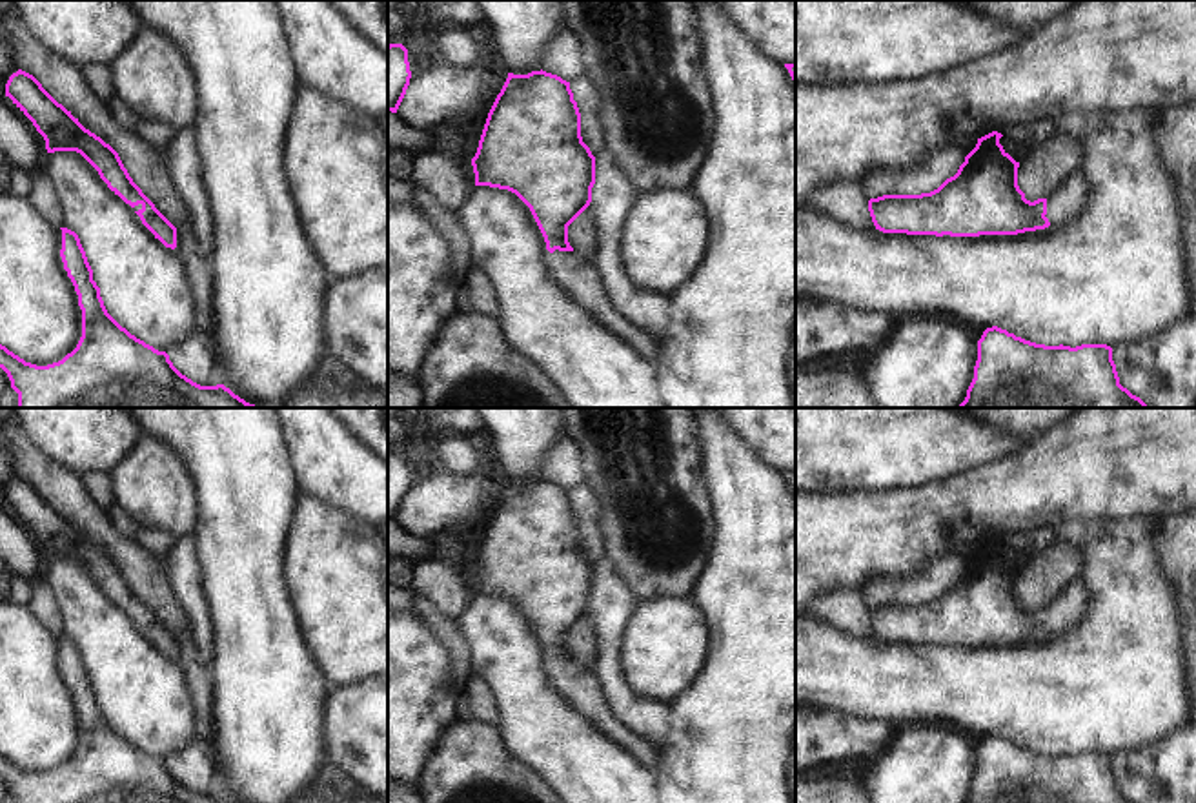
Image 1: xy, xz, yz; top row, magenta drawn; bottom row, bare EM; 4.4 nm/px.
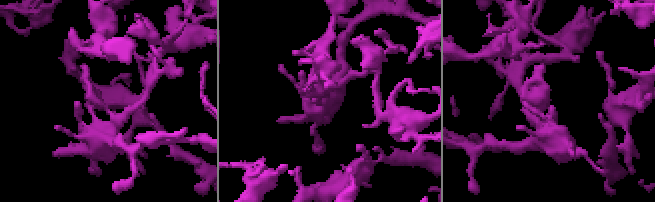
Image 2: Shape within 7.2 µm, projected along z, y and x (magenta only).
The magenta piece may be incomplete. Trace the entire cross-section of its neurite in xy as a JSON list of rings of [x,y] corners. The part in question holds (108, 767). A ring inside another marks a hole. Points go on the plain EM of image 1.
[[[62,637],[60,665],[82,717],[82,745],[62,768],[36,774],[0,752],[0,776],[18,803],[235,803],[224,792],[200,794],[182,783],[166,759],[158,759],[122,736],[106,717],[100,696],[75,639]]]

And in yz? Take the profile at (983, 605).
[[[992,539],[978,546],[958,581],[921,603],[883,603],[868,608],[876,637],[907,643],[1018,643],[1076,626],[1087,612],[1083,579],[1058,592],[1045,606],[1025,606],[1016,570]]]

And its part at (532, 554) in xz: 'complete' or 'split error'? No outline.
split error

